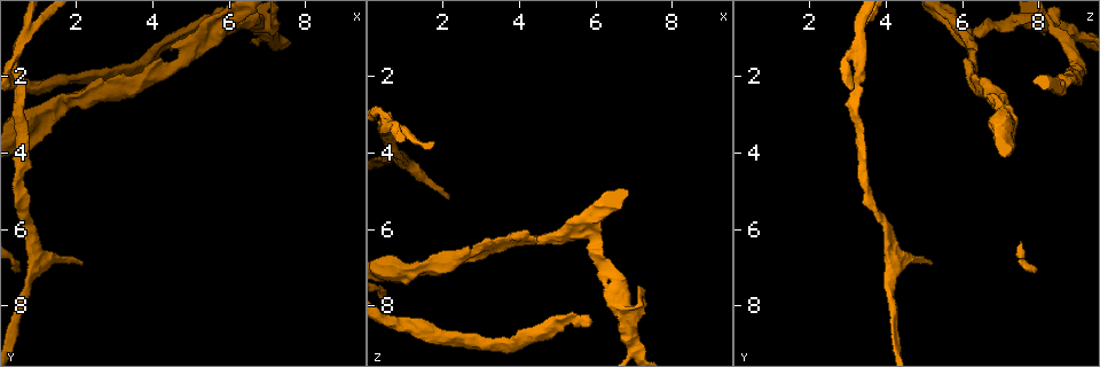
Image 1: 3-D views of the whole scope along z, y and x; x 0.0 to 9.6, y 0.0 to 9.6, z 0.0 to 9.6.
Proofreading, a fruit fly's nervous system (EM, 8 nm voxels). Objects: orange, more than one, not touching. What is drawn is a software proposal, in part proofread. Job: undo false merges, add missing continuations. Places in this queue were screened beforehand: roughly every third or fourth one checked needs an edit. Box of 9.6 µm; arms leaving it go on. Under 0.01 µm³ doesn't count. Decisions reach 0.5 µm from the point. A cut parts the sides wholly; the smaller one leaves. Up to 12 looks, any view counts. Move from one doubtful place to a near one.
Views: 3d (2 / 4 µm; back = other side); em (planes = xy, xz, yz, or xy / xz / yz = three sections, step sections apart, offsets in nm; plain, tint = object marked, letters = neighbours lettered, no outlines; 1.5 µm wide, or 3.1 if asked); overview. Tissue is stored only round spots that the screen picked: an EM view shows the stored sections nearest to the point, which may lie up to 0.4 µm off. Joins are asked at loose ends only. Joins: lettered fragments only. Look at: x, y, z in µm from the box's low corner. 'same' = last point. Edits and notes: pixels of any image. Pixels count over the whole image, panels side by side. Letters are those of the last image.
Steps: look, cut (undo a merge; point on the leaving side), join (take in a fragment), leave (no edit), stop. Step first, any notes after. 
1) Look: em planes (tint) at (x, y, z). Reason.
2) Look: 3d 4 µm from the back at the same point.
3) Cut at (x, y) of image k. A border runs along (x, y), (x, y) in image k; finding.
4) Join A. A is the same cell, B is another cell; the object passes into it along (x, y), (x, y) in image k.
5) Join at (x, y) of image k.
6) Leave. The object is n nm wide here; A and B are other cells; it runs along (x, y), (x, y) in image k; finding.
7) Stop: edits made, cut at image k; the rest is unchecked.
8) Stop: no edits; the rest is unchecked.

Look: em planes (plain) at (0.80, 0.70, 3.30). Side arm on a straight run.

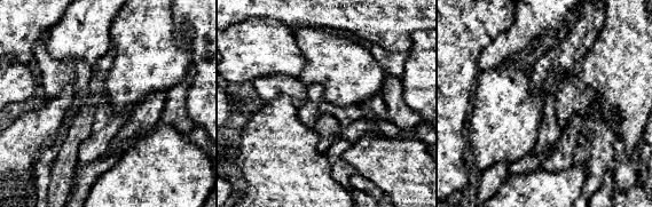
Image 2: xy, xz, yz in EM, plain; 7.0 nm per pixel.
Look: em planes (tint) at the same point.

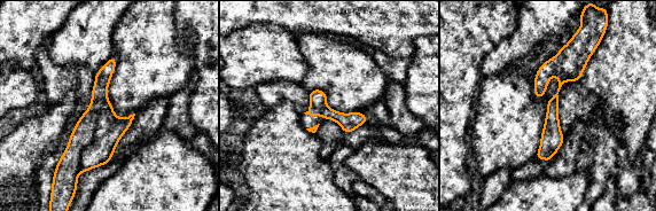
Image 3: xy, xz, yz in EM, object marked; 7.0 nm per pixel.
Look: em planes (letters) at the same point. See the neighbours.

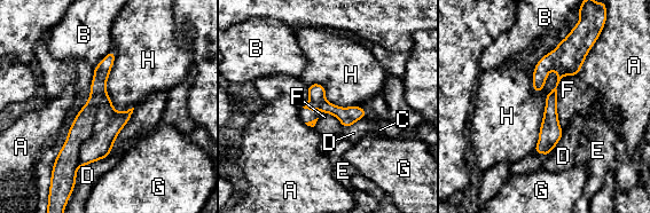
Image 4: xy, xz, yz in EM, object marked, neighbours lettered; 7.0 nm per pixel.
Cut at (109, 123) of image 4. The object is 130 nm wide here; A, B, C, D, E, F, G and H are other cells; the part that leaves runs along (554, 92), (550, 134), (538, 150) in image 4; a second neuron is stuck on.

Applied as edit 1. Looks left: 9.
Look: overview.

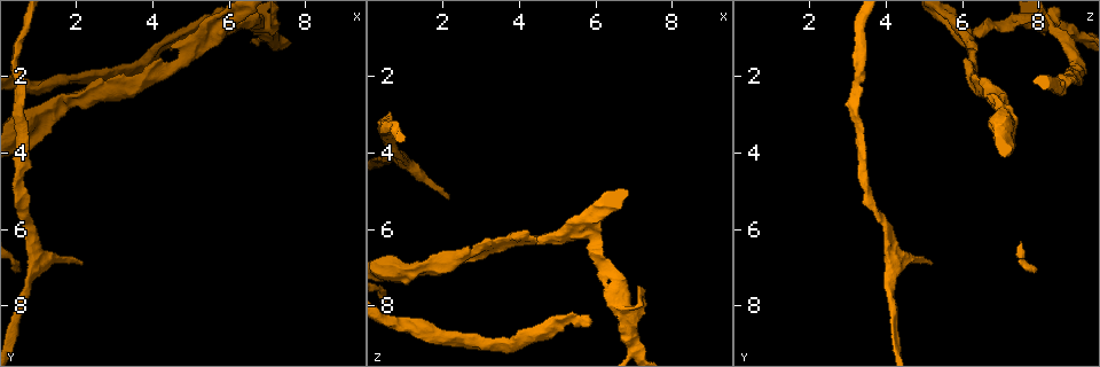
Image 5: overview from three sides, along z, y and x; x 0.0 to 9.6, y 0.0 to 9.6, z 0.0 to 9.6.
Look: 3d 2 µm from the back at (5.80, 0.90, 6.05). Looks like a crossing.

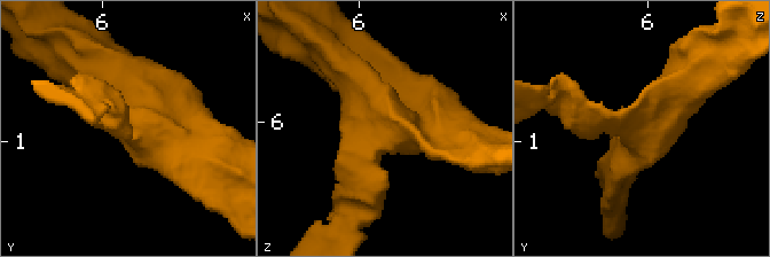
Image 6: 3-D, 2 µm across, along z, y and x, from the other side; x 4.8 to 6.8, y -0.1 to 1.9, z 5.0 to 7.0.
Look: em yz step 8 (tint) at (5.72, 0.88, 6.06). 4 arms meet here.

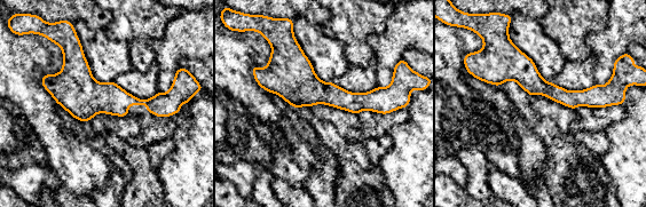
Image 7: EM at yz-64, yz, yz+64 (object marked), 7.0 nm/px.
Look: em planes (letters) at the same point.

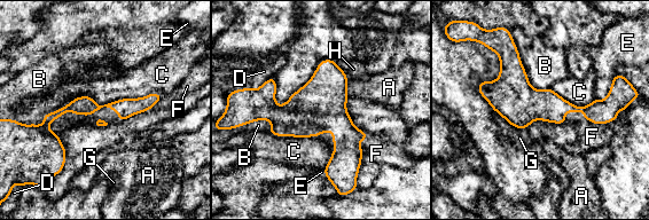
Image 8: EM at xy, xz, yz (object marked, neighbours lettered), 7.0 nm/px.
Leave. A, B, C, D, E, F, G and H are other cells; it runs along (481, 87), (520, 104), (608, 107) in image 8; all the same neuron.

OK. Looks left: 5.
Look: em planes (letters) at (1.45, 3.25, 7.05). Branch stops here.

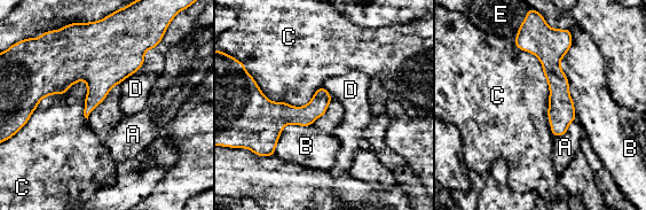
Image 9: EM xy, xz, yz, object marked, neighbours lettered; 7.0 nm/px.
Leave. A, B, C, D and E are other cells; it runs along (520, 40), (551, 63), (560, 132) in image 9; no lettered fragment goes on from it.

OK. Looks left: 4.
Look: em xy step 4 (tint) at (3.25, 2.55, 6.65). Branch stops here.

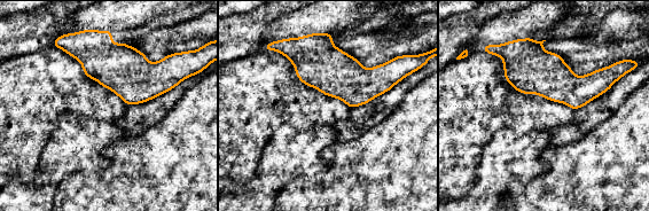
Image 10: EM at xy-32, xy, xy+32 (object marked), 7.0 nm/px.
Look: em yz step 8 (letters) at the same point.

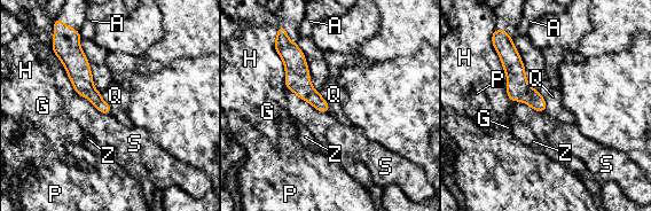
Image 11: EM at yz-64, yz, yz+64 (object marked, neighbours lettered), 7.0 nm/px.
Leave. The longest contact is with S, 480 nm; A, G, H, P, Q, S and Z are other cells; no lettered fragment goes on from it.

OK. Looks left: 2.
Look: em planes (letters) at (2.15, 7.00, 5.25). Free end.

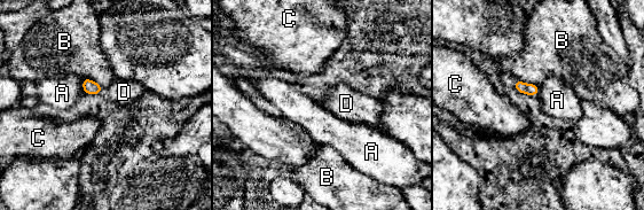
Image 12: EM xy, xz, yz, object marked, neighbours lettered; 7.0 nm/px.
Join at (124, 92) of image 12. D is the same cell, A, B and C are other cells; the neuron continues.

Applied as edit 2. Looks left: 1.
Stop: edits made, cut at image 4, join at image 12; the rest is unchecked.

